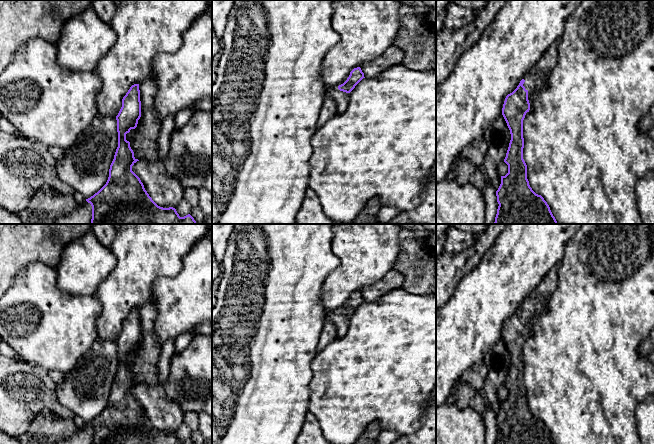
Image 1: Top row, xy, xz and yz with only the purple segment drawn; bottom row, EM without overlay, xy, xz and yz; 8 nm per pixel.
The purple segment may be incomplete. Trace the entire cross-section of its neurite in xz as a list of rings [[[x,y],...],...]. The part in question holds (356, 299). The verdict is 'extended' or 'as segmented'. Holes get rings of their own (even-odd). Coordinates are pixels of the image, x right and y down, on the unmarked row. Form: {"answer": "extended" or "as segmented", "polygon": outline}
{"answer": "extended", "polygon": [[[360,291],[354,292],[347,304],[338,311],[327,312],[326,318],[331,320],[337,329],[337,337],[344,337],[349,328],[349,318],[363,303],[364,297]]]}

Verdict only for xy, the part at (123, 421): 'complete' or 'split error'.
complete

